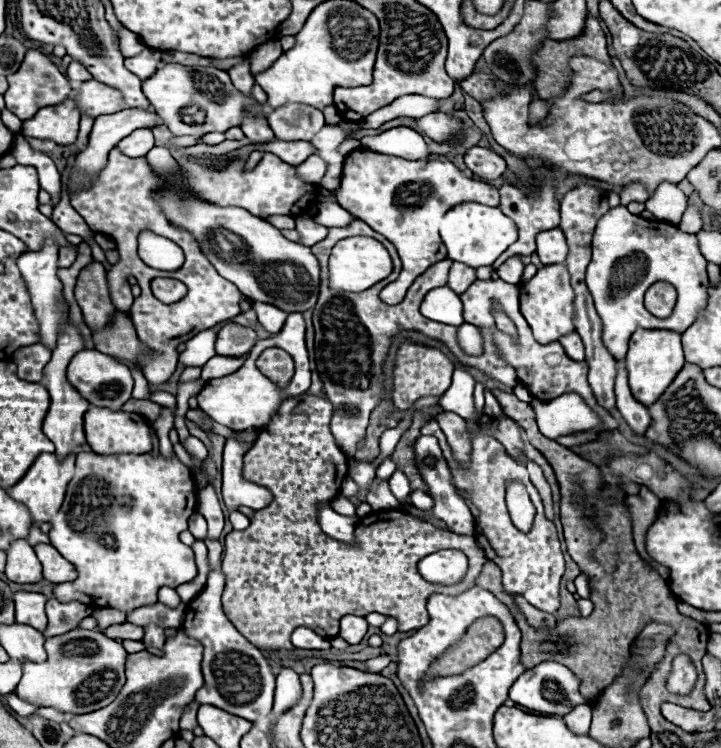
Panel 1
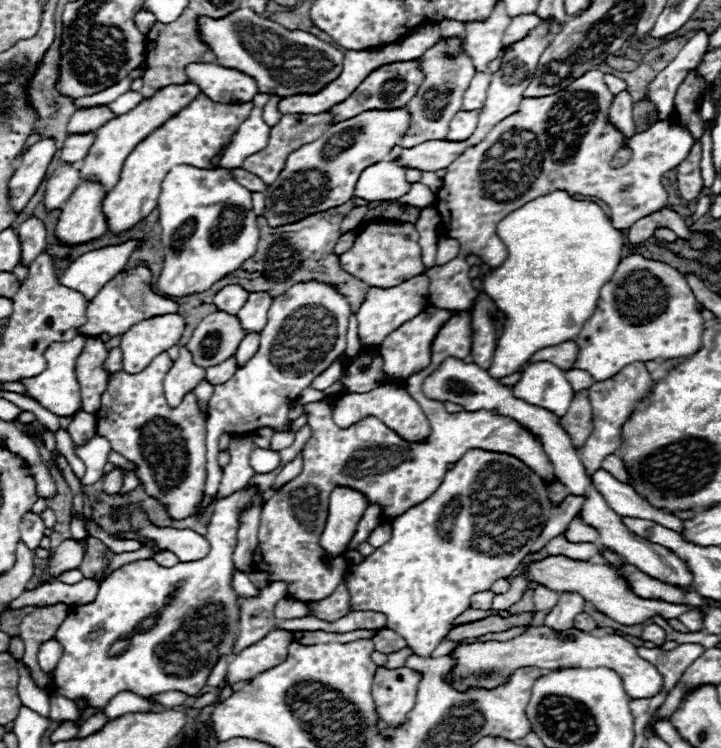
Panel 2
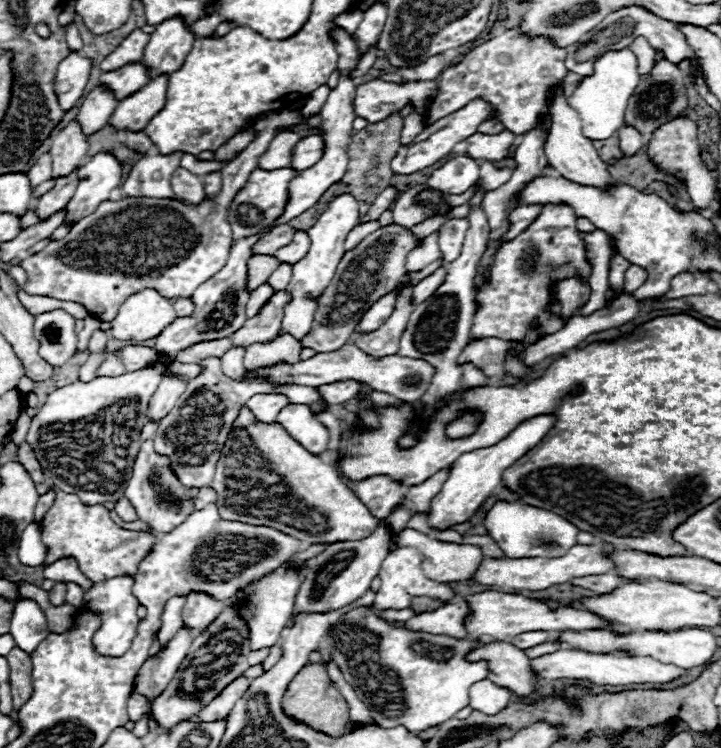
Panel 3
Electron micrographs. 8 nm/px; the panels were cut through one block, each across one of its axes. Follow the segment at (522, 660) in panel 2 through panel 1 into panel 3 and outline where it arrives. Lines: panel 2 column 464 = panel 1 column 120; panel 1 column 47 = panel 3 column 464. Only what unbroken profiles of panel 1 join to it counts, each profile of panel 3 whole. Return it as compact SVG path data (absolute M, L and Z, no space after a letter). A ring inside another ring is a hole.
M356 608L342 616L338 624L330 628L326 634L326 642L330 644L330 654L344 680L354 688L356 696L366 704L370 716L380 728L404 726L408 732L422 732L426 728L438 726L450 720L458 710L468 706L468 690L472 684L484 680L488 676L486 662L466 662L464 652L472 646L484 644L482 640L458 640L444 634L426 634L426 632L410 632L398 626L390 626L376 612L366 608Z

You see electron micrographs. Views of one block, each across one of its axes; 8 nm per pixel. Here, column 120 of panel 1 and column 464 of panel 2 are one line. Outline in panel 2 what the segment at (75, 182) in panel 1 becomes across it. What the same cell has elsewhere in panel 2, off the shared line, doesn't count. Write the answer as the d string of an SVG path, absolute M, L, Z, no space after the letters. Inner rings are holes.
M458 112L458 116L454 116L452 124L450 124L450 136L446 136L448 140L466 140L478 124L478 112Z

